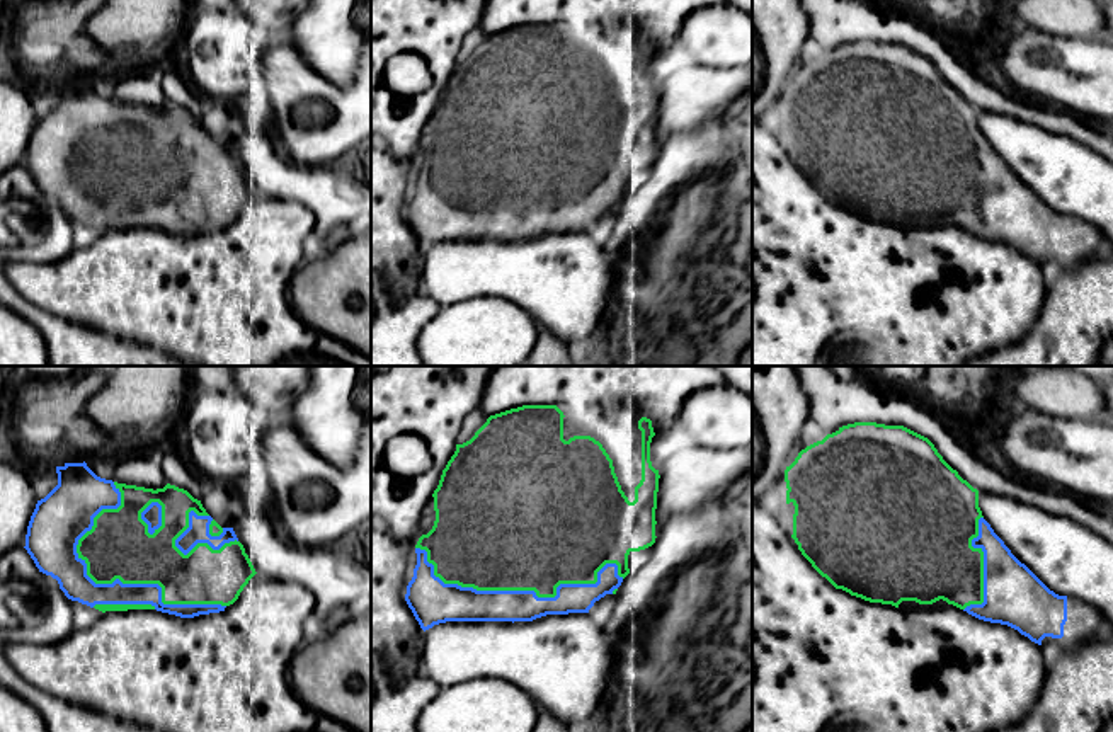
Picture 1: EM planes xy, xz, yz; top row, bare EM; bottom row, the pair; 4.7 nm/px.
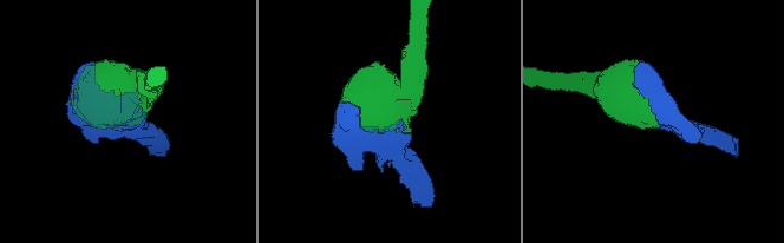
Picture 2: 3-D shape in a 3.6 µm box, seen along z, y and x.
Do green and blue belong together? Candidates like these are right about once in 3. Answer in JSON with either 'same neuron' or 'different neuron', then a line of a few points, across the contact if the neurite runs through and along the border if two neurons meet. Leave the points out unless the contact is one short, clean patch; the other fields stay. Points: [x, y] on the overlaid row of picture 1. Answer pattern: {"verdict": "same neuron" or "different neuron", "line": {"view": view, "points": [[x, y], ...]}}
{"verdict": "same neuron"}

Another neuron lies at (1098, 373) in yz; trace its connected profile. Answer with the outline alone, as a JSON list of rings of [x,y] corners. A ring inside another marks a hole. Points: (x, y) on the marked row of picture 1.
[[[1065,366],[1065,368],[1076,369],[1098,383],[1113,380],[1113,366]]]

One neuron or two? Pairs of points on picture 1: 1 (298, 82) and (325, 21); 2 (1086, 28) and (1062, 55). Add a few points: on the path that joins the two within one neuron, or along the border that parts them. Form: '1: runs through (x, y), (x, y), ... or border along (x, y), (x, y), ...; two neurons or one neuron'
1: border along (290, 40), (310, 65), (336, 84), (341, 84); two neurons
2: border along (1052, 33), (1095, 38); two neurons

